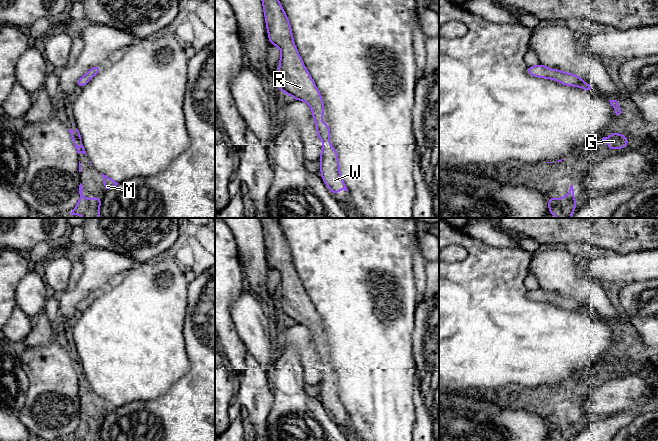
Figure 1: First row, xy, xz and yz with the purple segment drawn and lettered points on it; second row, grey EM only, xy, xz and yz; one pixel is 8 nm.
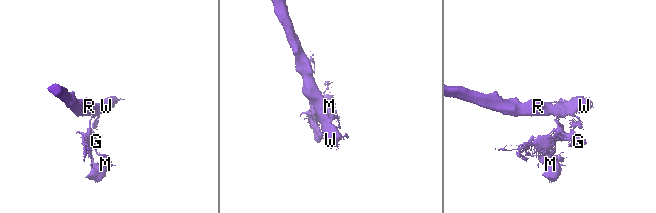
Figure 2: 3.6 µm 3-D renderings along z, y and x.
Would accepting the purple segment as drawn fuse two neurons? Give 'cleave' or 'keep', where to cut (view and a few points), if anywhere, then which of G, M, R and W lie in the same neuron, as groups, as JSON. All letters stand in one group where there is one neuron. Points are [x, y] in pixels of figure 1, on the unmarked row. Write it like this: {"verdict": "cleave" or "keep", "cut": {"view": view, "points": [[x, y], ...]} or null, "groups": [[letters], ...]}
{"verdict": "keep", "cut": null, "groups": [["G", "M", "R", "W"]]}

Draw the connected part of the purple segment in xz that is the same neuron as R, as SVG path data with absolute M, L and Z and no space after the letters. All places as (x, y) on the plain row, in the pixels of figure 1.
M260 218L262 223L268 263L281 273L279 285L279 315L304 325L312 334L317 361L324 367L319 381L321 402L334 420L341 413L348 416L340 399L338 376L330 368L330 350L320 344L324 340L322 320L307 295L293 264L291 249L276 218Z

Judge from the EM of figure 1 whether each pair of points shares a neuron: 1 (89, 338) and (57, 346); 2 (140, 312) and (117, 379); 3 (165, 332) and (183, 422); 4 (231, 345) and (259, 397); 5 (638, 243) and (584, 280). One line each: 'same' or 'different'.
1: different
2: same
3: different
4: different
5: different

